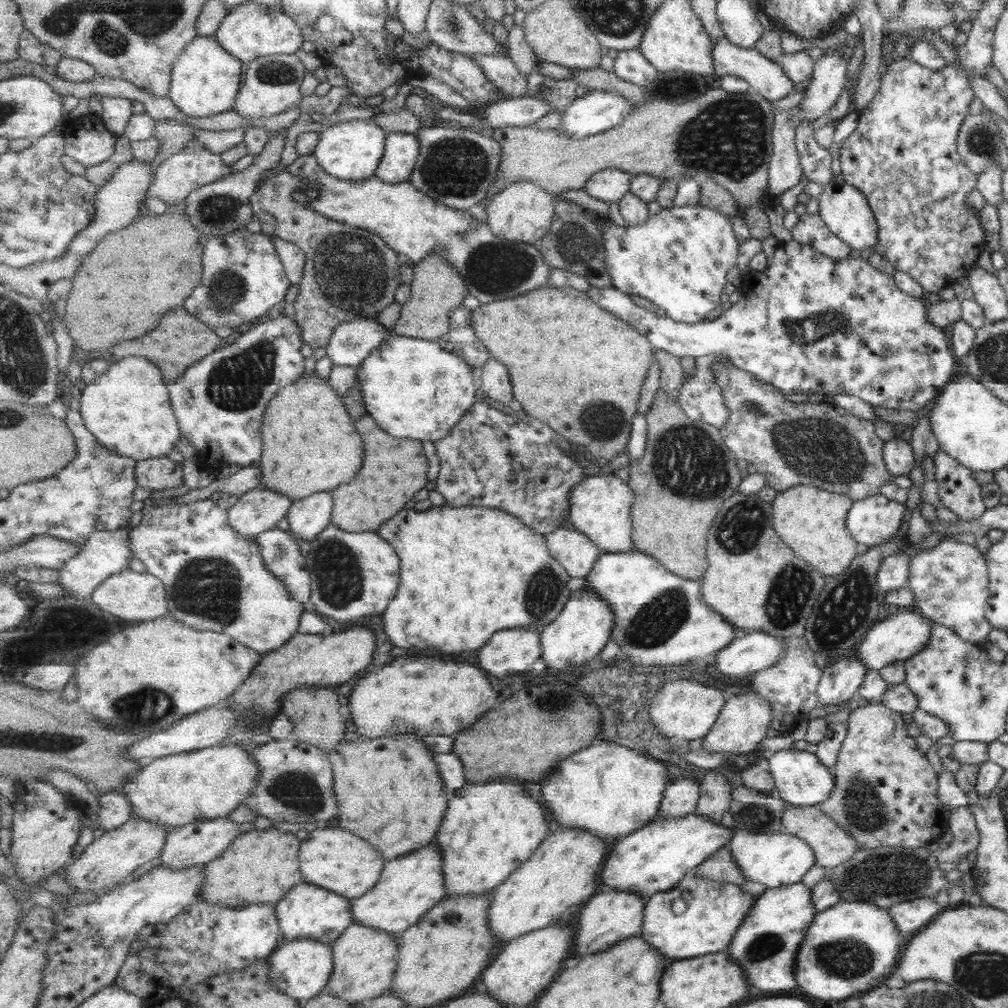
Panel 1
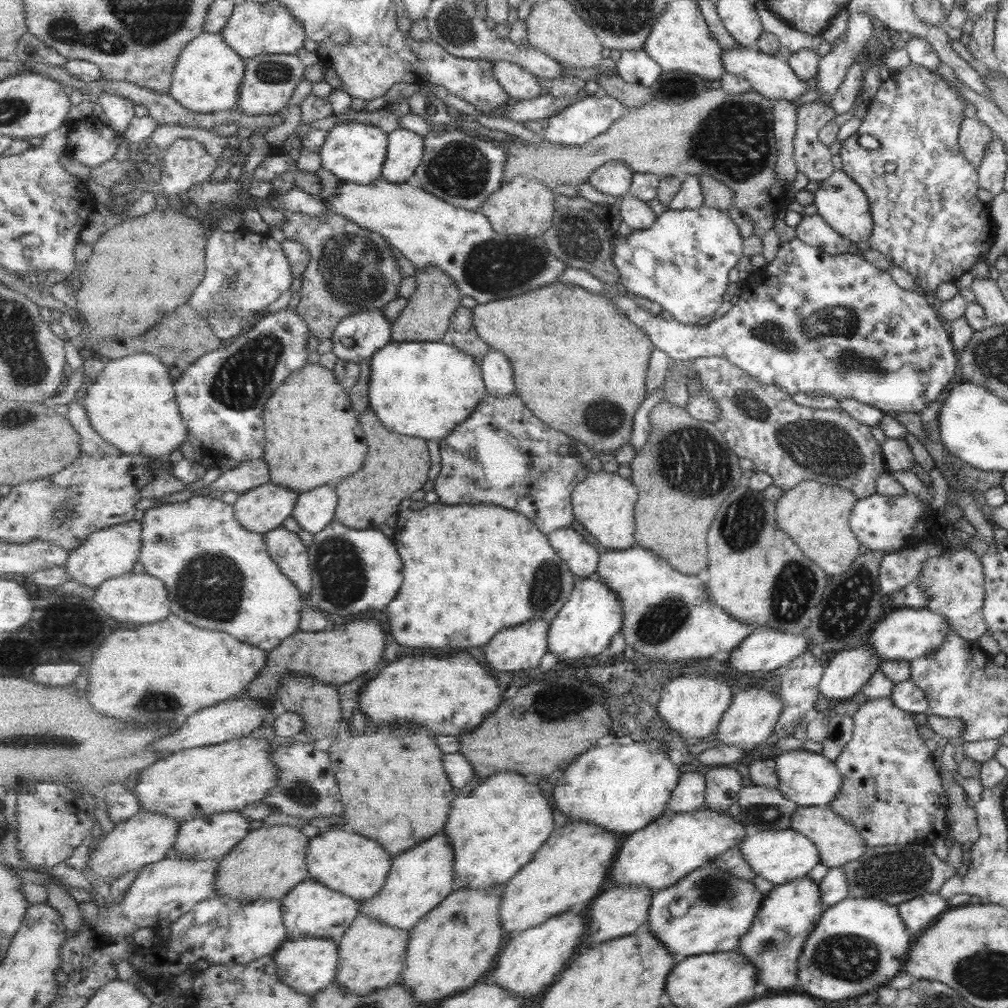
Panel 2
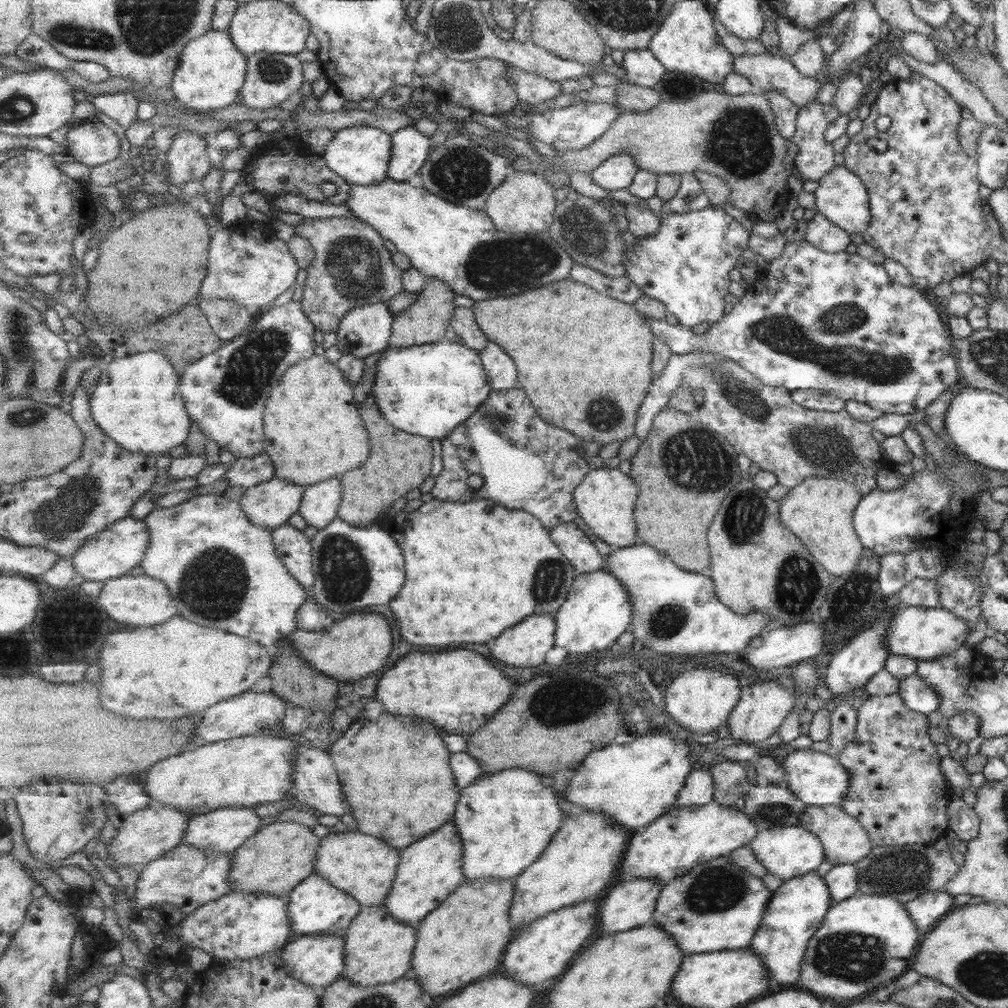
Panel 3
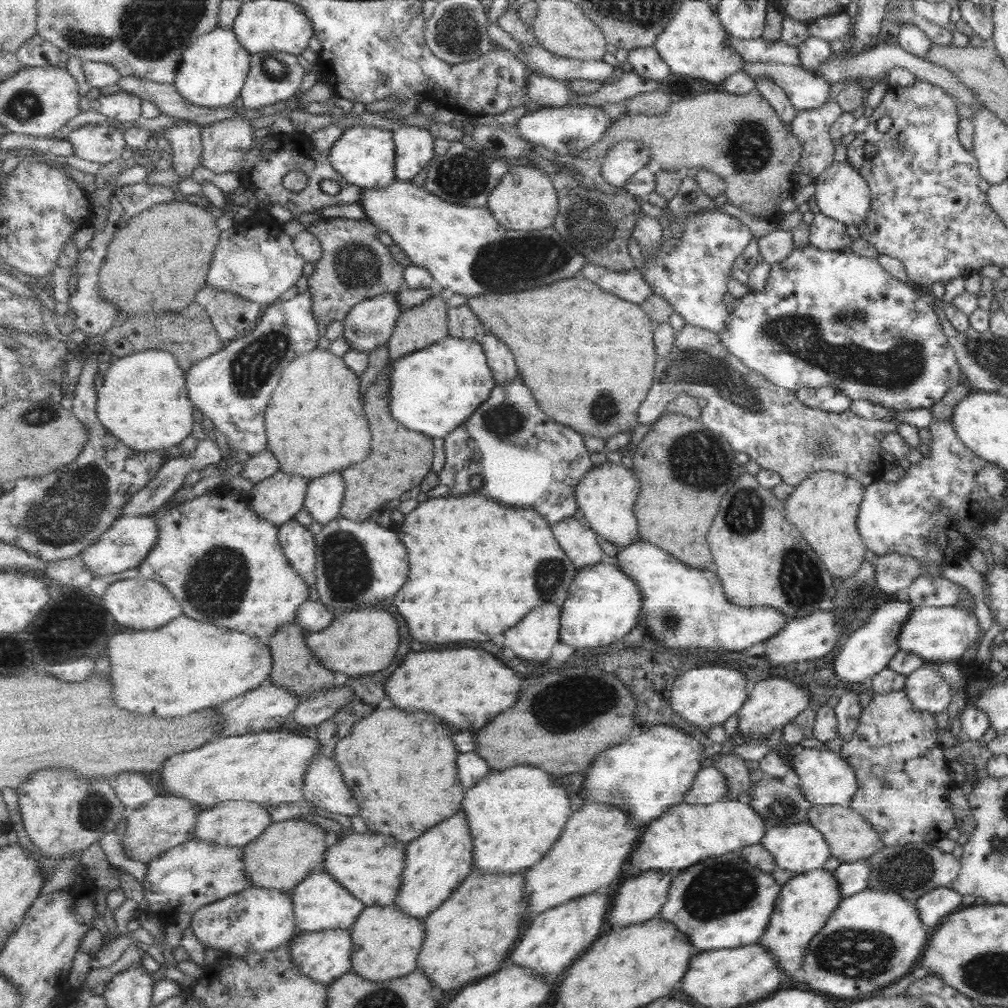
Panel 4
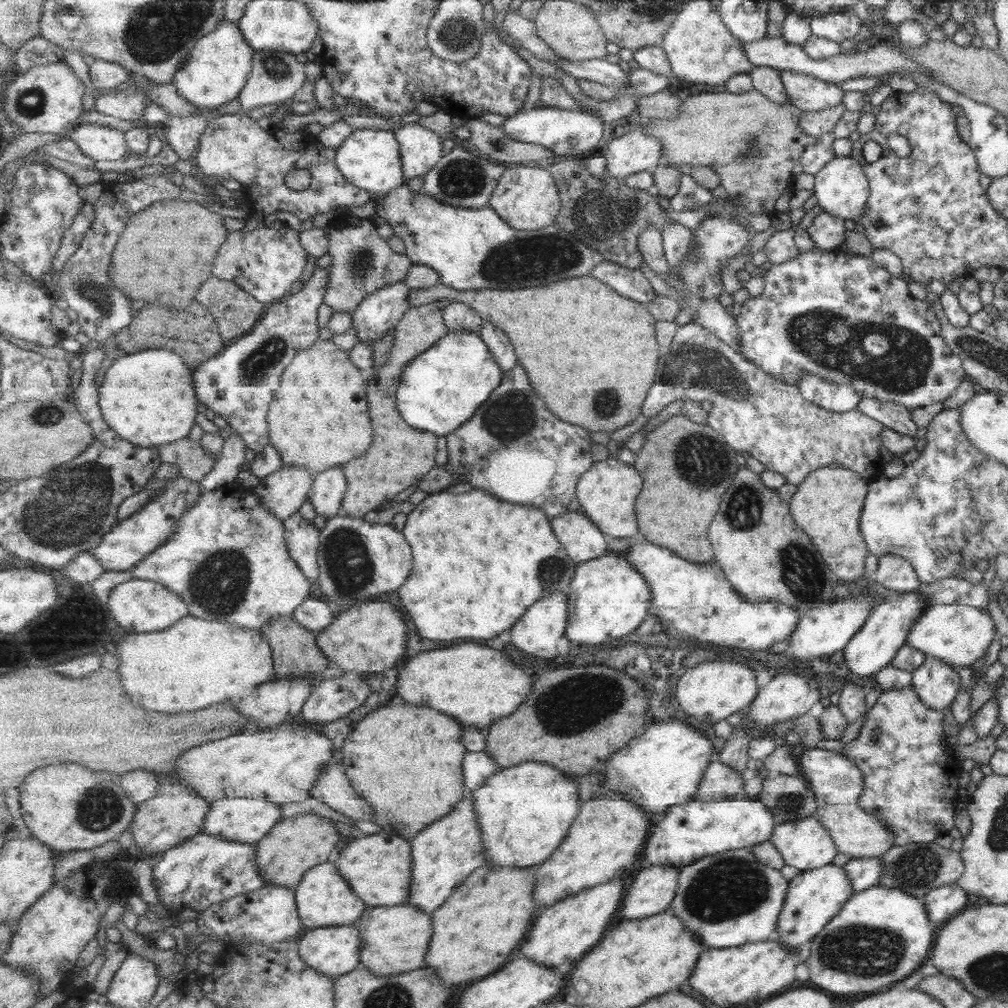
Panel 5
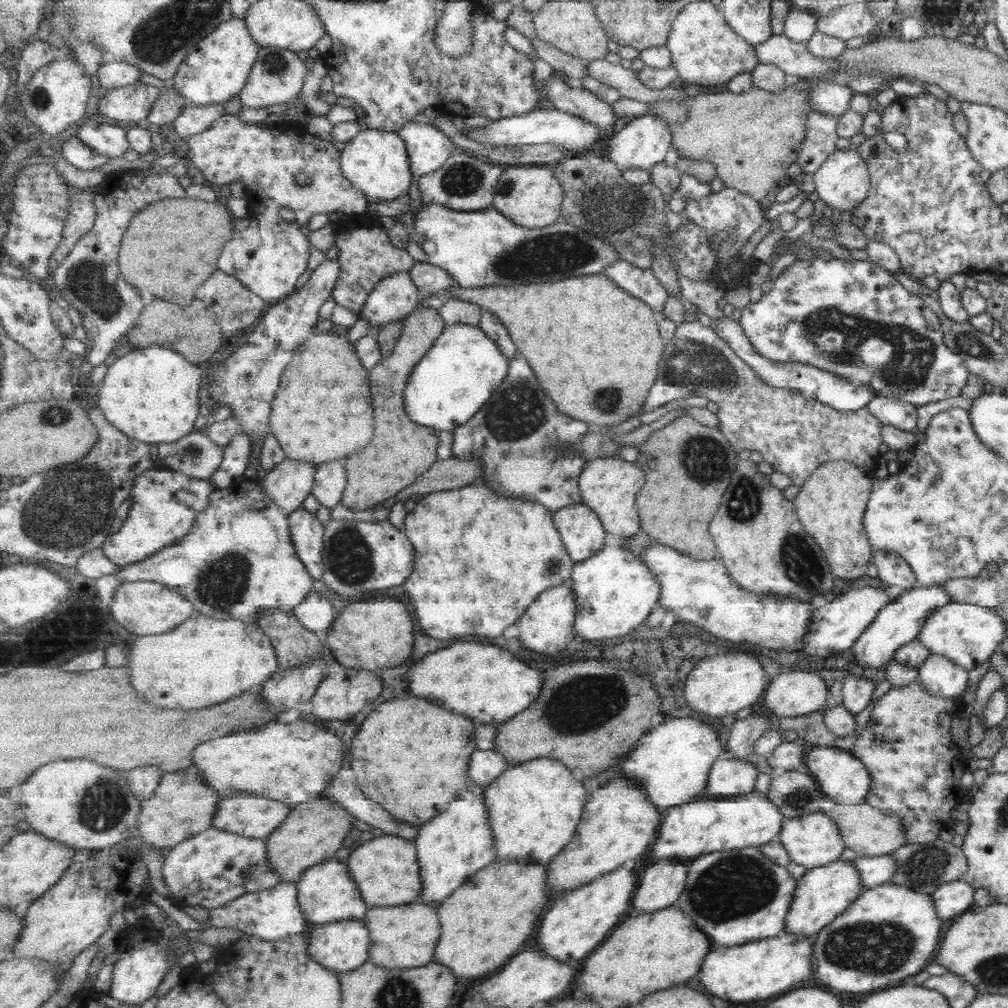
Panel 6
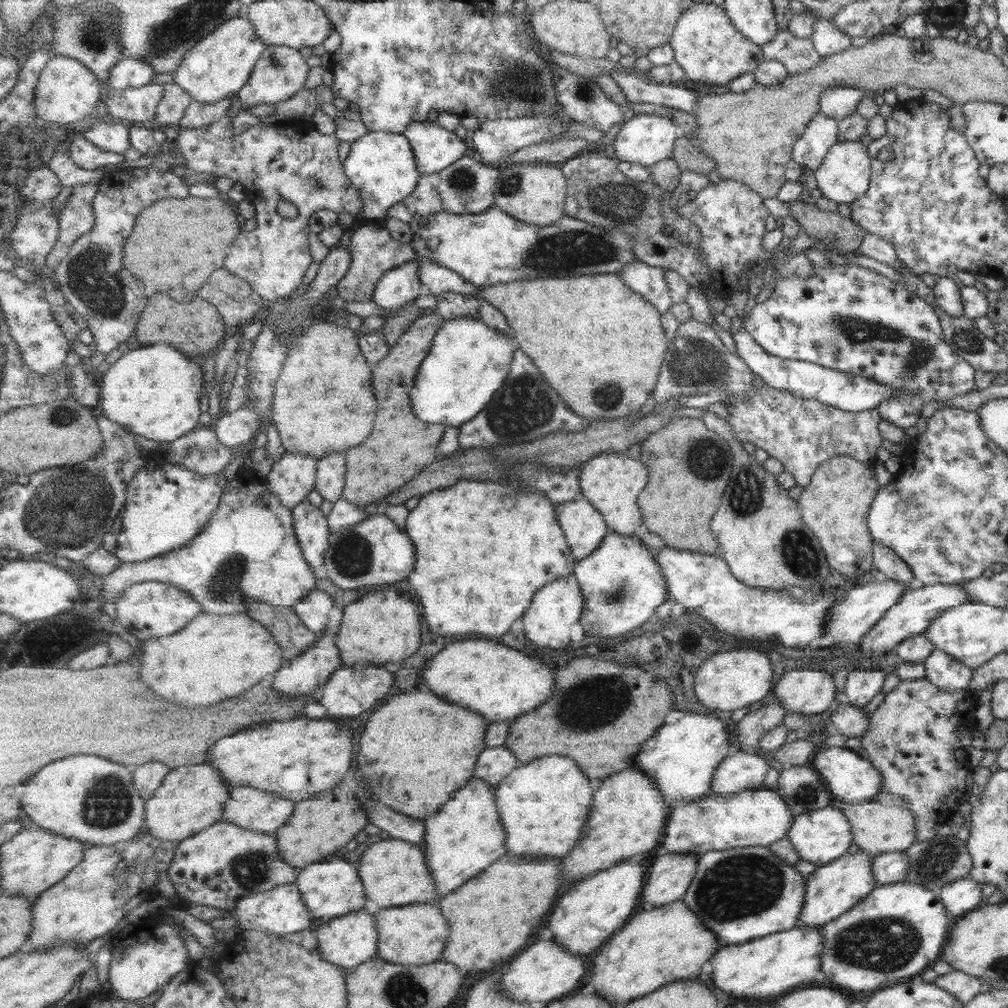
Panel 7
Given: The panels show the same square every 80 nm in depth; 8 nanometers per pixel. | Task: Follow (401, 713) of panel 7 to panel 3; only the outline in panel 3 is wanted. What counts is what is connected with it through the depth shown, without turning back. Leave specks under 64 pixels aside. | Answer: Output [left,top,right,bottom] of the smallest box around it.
[329,712,462,848]

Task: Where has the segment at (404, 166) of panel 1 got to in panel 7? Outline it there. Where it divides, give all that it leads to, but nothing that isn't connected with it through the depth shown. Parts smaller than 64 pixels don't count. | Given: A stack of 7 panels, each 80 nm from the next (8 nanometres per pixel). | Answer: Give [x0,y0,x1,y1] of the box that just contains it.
[404,121,468,174]

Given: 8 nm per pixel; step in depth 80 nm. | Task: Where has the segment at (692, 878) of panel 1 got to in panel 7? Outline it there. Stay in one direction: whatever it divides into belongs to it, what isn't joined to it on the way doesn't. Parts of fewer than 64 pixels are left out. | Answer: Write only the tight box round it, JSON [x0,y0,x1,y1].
[683,846,806,944]

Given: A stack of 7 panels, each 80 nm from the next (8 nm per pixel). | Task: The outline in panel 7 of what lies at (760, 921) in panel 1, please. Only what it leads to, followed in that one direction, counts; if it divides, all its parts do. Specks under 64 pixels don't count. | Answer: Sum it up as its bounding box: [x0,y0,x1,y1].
[798,852,877,927]

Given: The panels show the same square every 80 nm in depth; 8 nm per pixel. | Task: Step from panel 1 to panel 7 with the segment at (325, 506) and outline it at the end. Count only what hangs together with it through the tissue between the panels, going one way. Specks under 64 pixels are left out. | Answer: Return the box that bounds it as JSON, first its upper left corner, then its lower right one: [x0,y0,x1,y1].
[316,452,347,503]

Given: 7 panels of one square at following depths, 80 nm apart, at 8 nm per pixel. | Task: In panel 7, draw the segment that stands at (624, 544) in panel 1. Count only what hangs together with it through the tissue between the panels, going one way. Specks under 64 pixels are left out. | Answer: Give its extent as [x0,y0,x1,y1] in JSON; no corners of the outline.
[579,452,651,534]

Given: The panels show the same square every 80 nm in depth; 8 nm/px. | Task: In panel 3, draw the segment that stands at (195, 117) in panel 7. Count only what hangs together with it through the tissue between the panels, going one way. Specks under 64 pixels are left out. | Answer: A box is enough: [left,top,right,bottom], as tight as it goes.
[165,130,214,188]

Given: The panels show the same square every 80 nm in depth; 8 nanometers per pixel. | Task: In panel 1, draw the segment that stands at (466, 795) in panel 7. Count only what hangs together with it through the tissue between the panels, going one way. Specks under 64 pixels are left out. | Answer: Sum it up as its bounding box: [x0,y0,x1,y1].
[351,840,447,934]

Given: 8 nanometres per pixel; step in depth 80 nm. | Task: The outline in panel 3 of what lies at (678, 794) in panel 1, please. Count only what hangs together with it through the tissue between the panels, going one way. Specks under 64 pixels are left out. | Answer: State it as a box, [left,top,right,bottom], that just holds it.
[675,770,715,806]

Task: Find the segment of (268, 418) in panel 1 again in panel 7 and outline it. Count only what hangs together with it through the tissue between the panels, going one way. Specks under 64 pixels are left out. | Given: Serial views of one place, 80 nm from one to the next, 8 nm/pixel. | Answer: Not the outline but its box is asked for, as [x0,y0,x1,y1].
[269,319,378,460]

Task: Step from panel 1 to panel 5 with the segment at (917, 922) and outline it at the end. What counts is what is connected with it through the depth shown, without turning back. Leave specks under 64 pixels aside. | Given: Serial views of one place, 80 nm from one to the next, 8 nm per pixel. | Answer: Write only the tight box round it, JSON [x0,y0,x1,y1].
[922,883,968,931]

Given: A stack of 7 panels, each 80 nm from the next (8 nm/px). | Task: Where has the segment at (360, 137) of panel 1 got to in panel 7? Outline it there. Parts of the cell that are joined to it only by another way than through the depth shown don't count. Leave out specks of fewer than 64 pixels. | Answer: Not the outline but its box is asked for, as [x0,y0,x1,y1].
[343,131,422,225]

